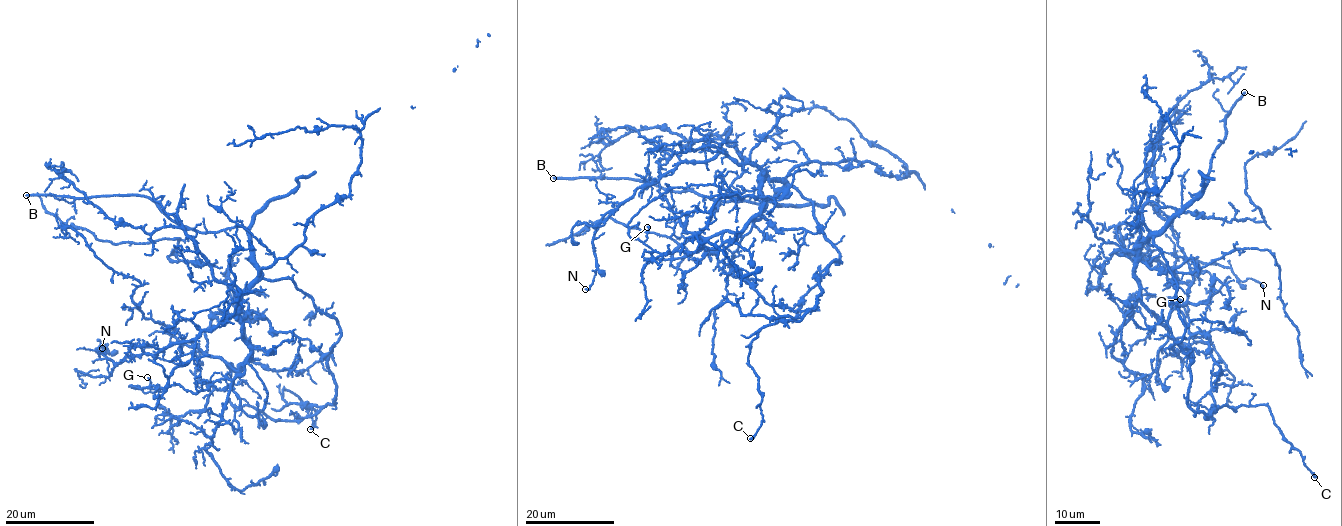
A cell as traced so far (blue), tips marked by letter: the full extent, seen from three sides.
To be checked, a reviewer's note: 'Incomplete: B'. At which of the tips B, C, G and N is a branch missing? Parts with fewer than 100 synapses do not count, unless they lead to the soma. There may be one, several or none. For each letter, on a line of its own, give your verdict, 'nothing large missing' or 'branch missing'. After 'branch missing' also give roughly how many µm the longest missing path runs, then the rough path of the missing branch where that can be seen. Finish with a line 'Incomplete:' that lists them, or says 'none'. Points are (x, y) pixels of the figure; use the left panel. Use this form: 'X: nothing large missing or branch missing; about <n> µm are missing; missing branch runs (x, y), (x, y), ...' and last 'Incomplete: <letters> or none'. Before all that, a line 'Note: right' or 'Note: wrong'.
Note: right
B: branch missing; about 45 µm are missing
C: nothing large missing
G: nothing large missing
N: nothing large missing
Incomplete: B

